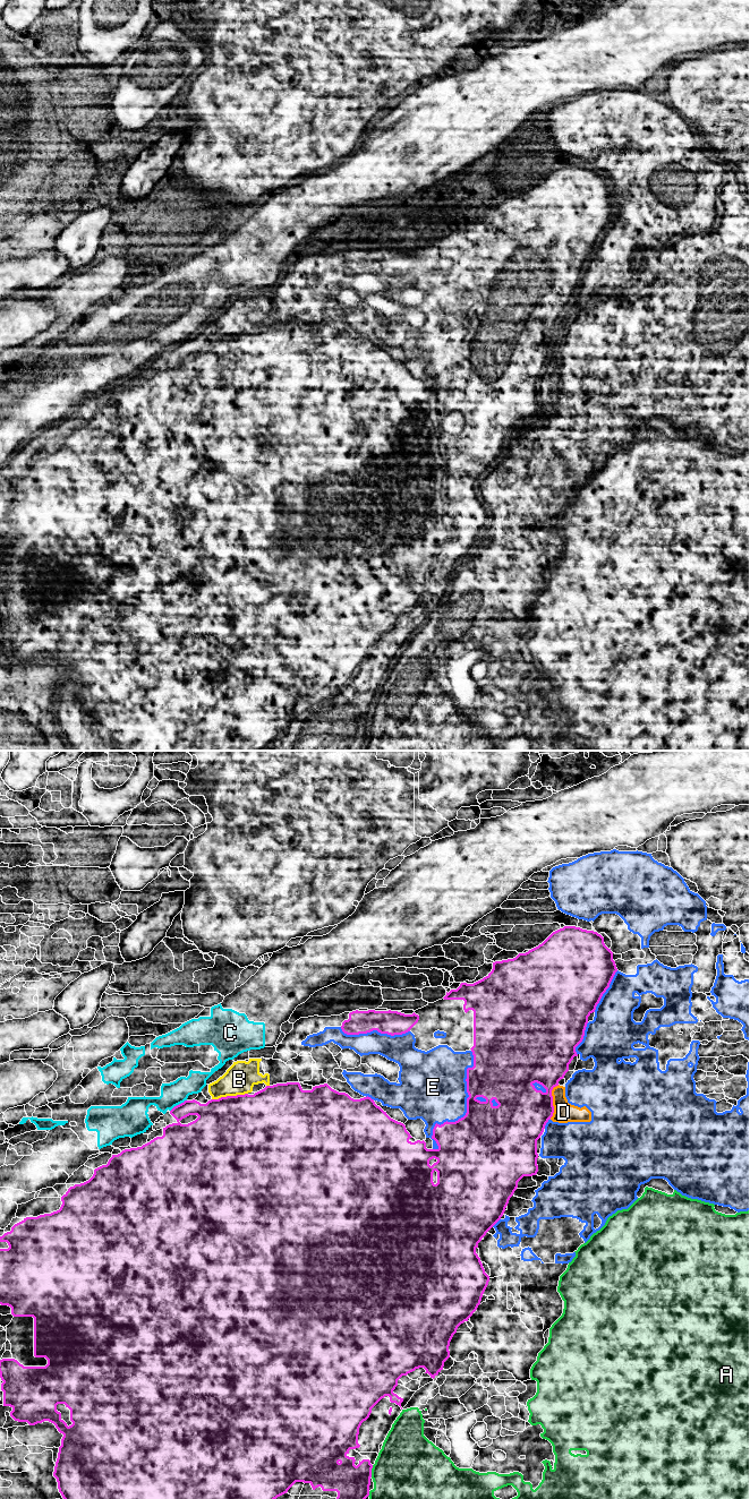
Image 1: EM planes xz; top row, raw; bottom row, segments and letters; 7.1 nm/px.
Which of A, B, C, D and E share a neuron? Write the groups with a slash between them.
A D E / B / C

